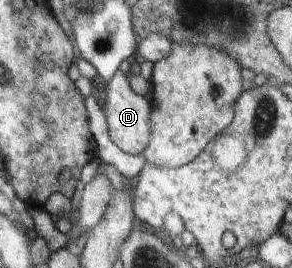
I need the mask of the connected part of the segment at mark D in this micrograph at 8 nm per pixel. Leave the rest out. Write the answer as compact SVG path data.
M117 70L111 81L105 87L105 92L102 94L104 101L104 111L107 116L107 125L111 141L115 143L125 153L131 155L139 155L144 153L150 143L150 113L152 108L151 103L142 95L137 95L130 86L127 75L121 70Z

